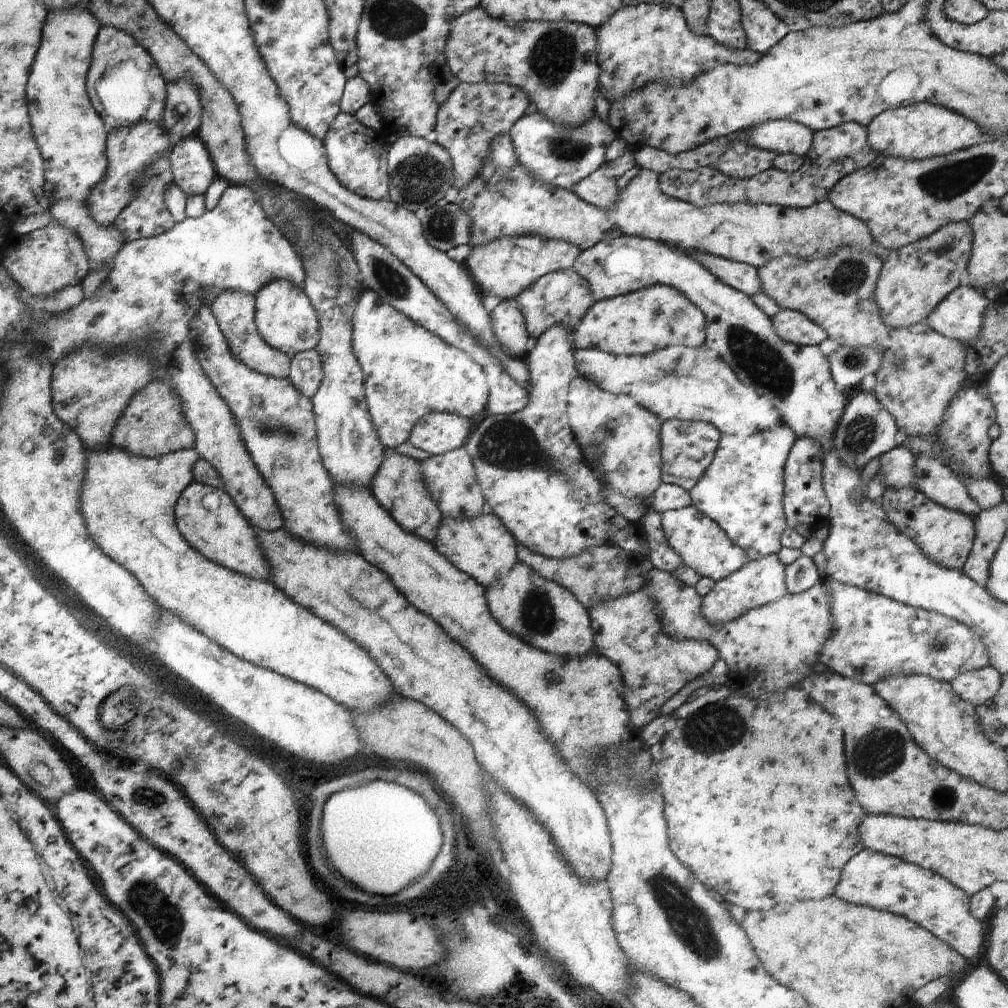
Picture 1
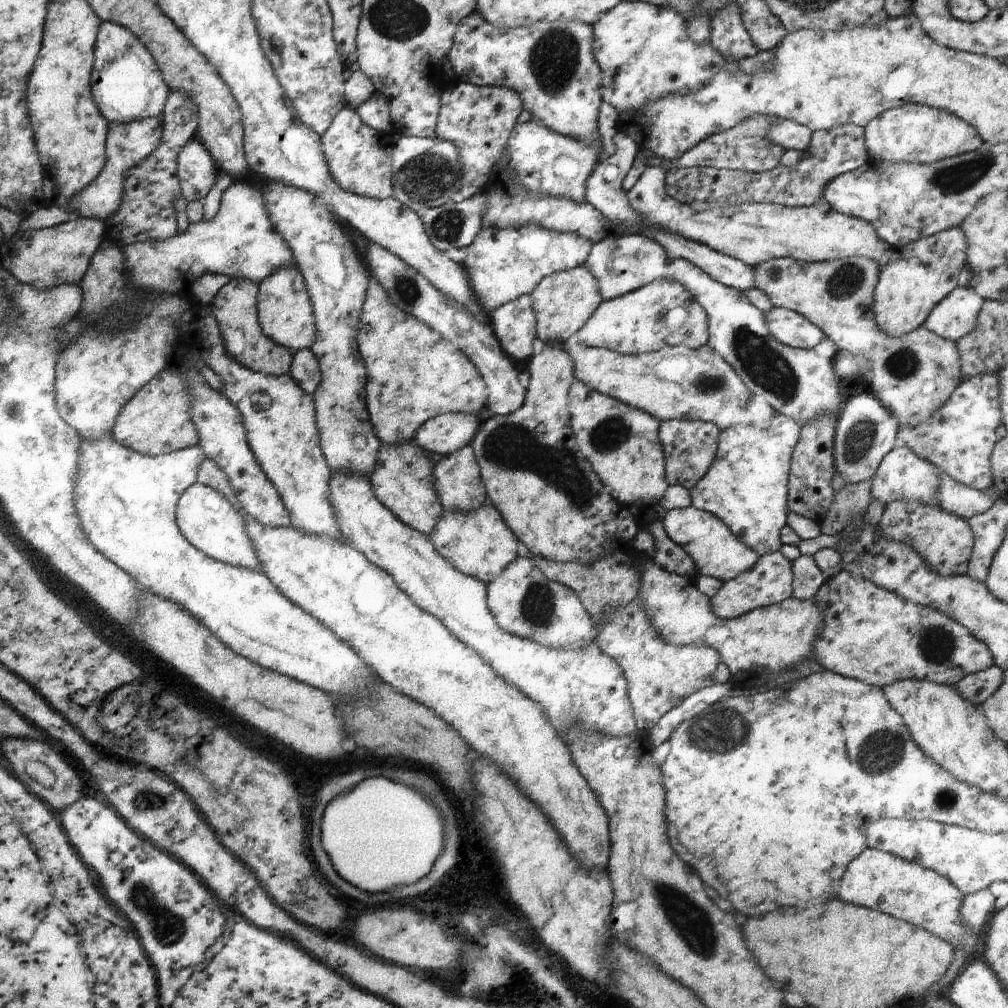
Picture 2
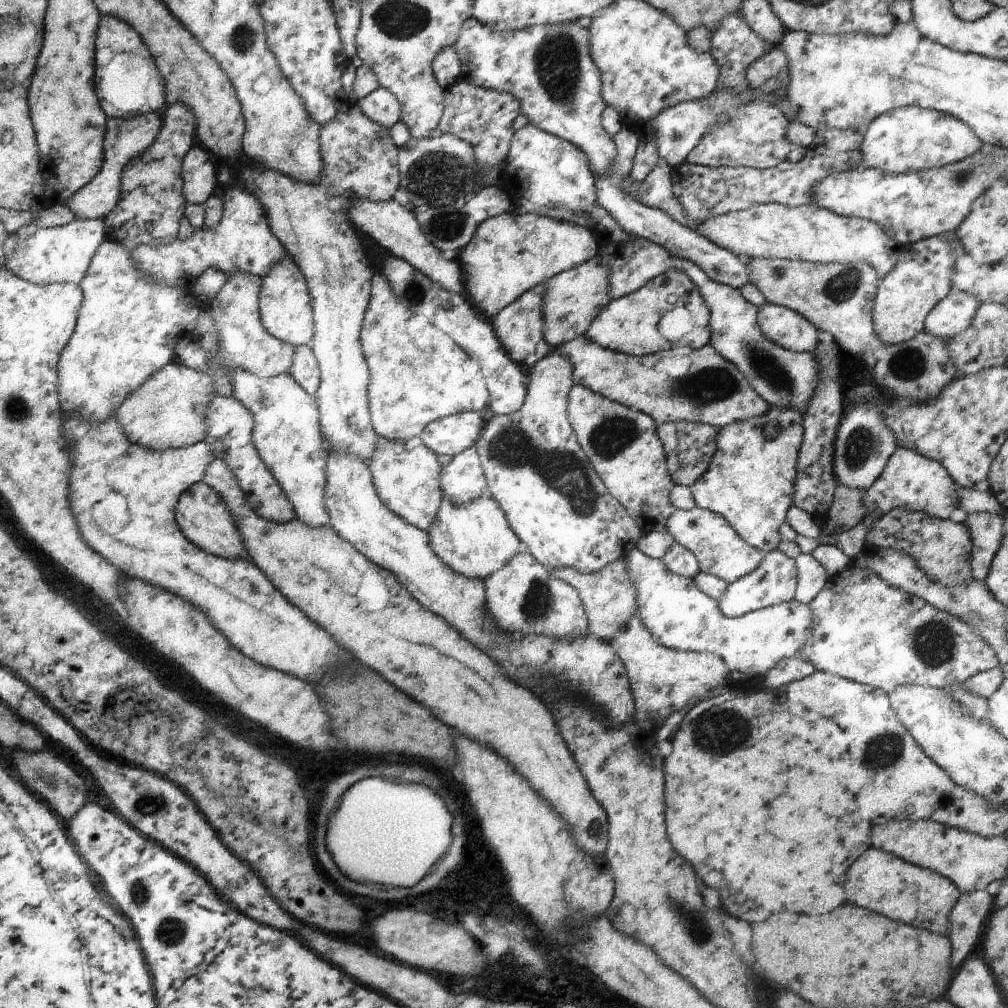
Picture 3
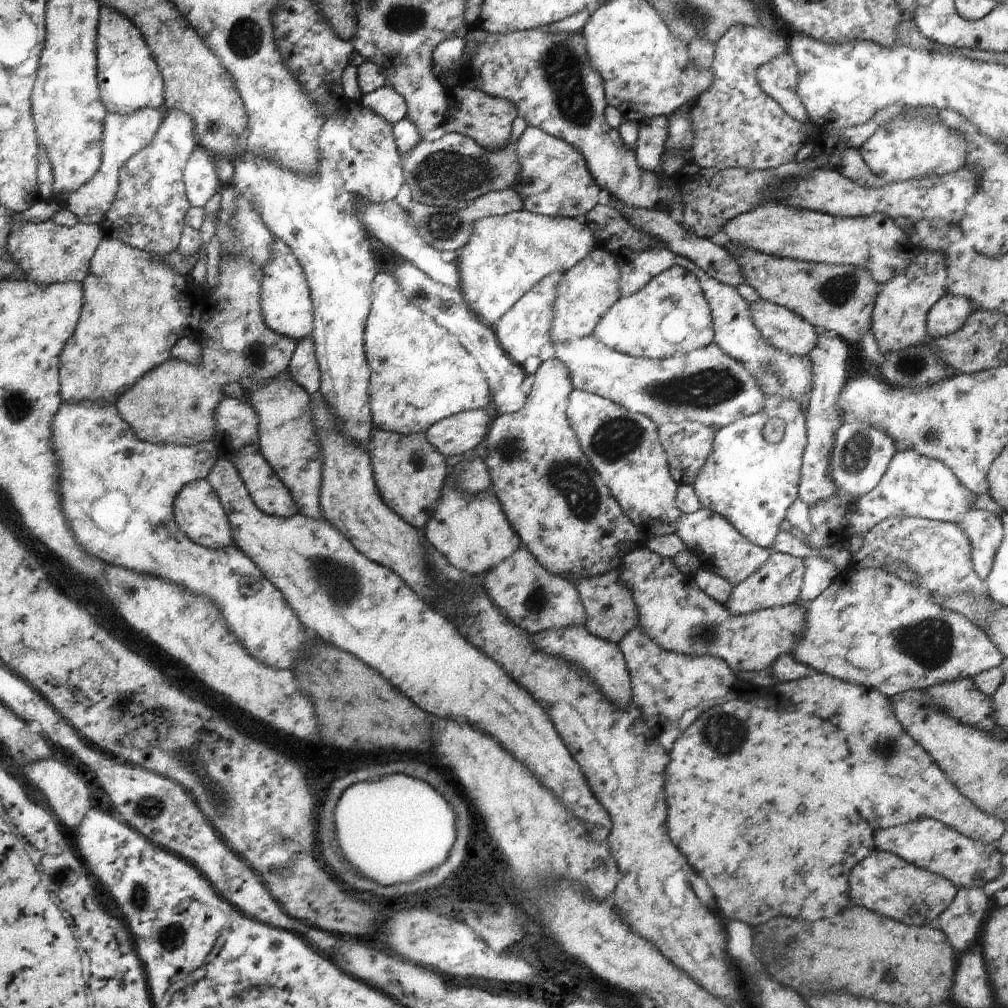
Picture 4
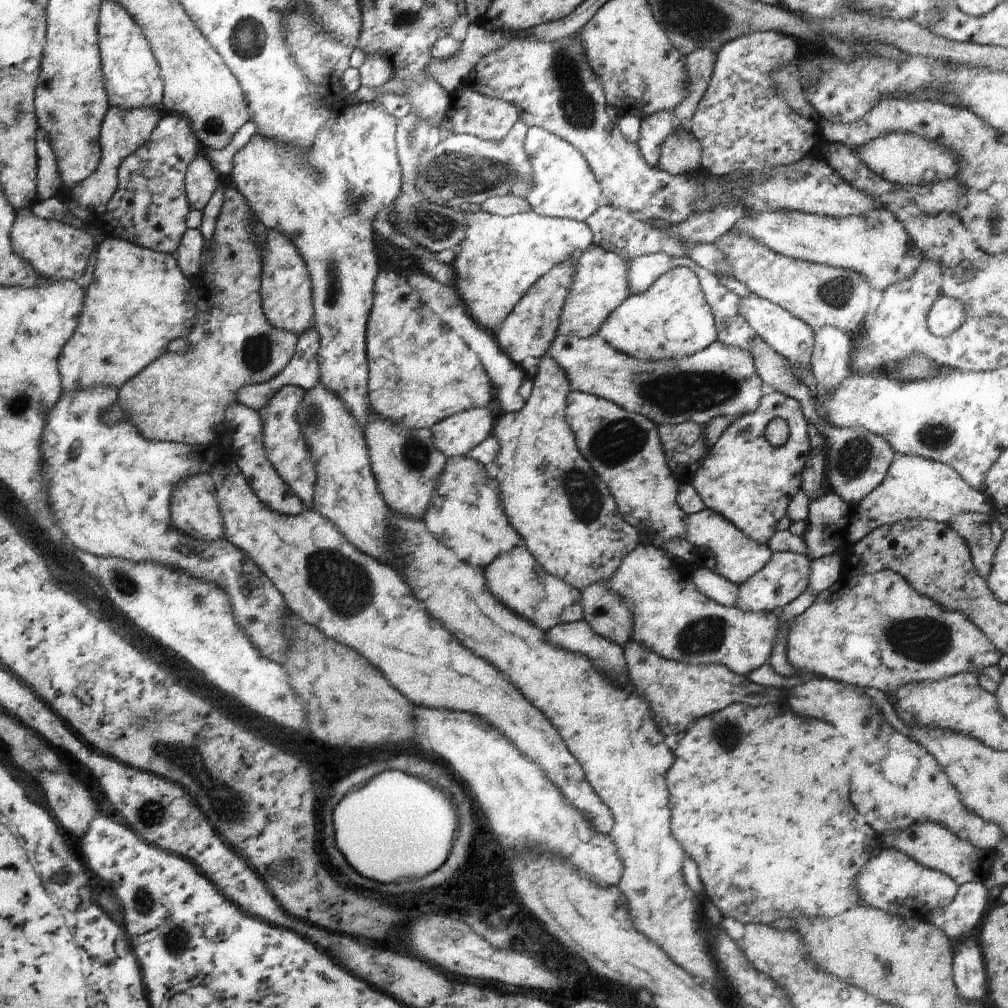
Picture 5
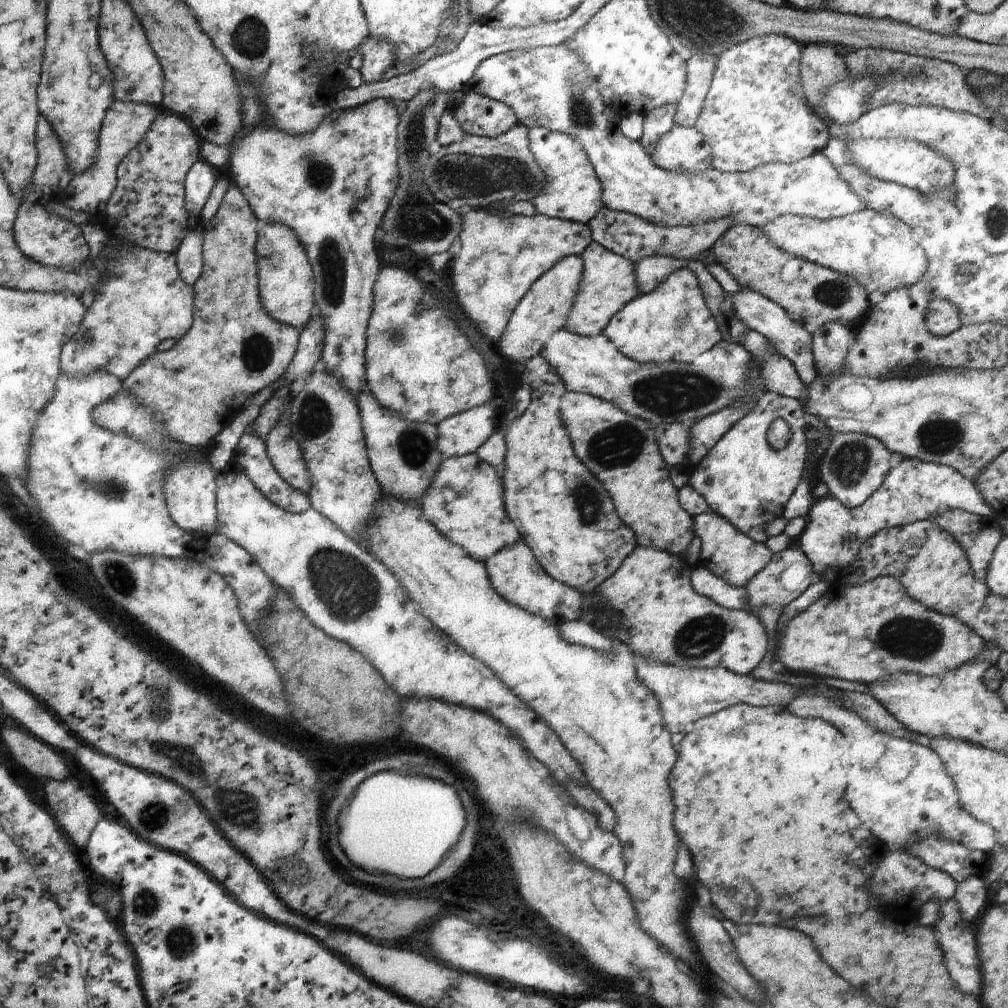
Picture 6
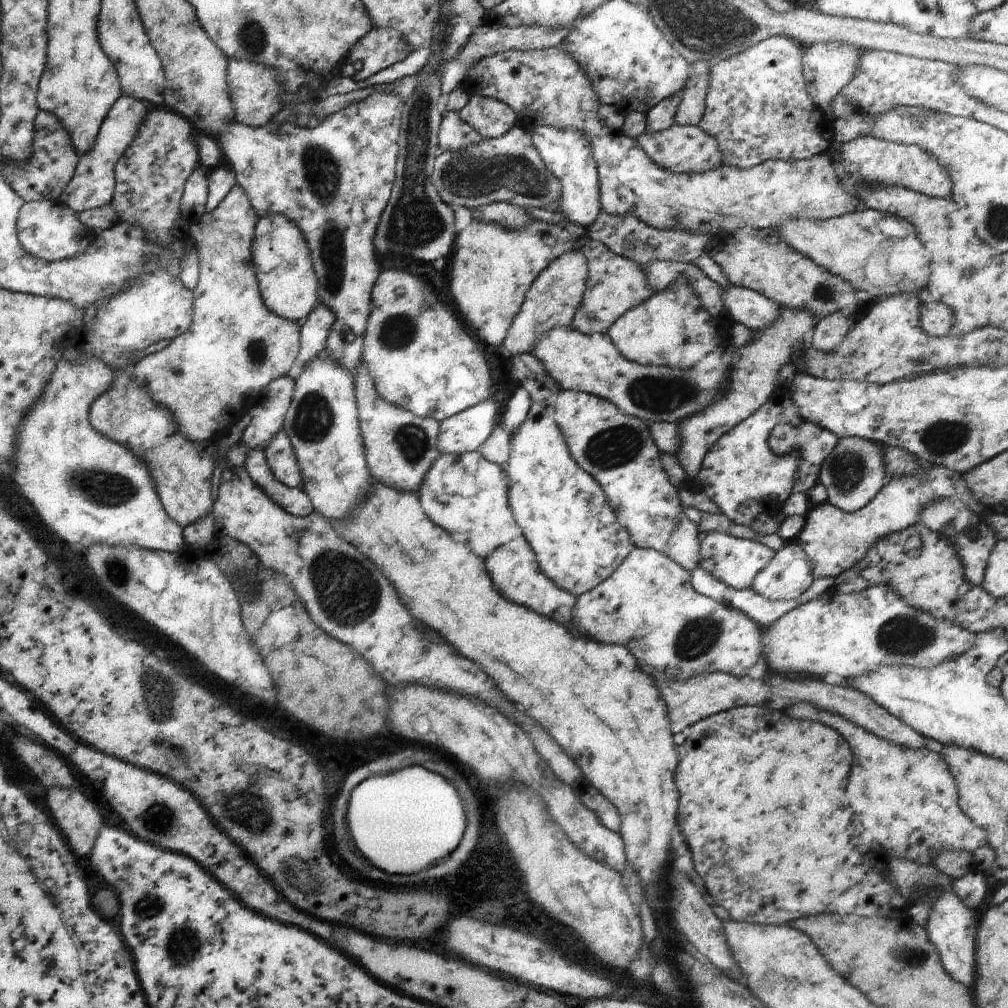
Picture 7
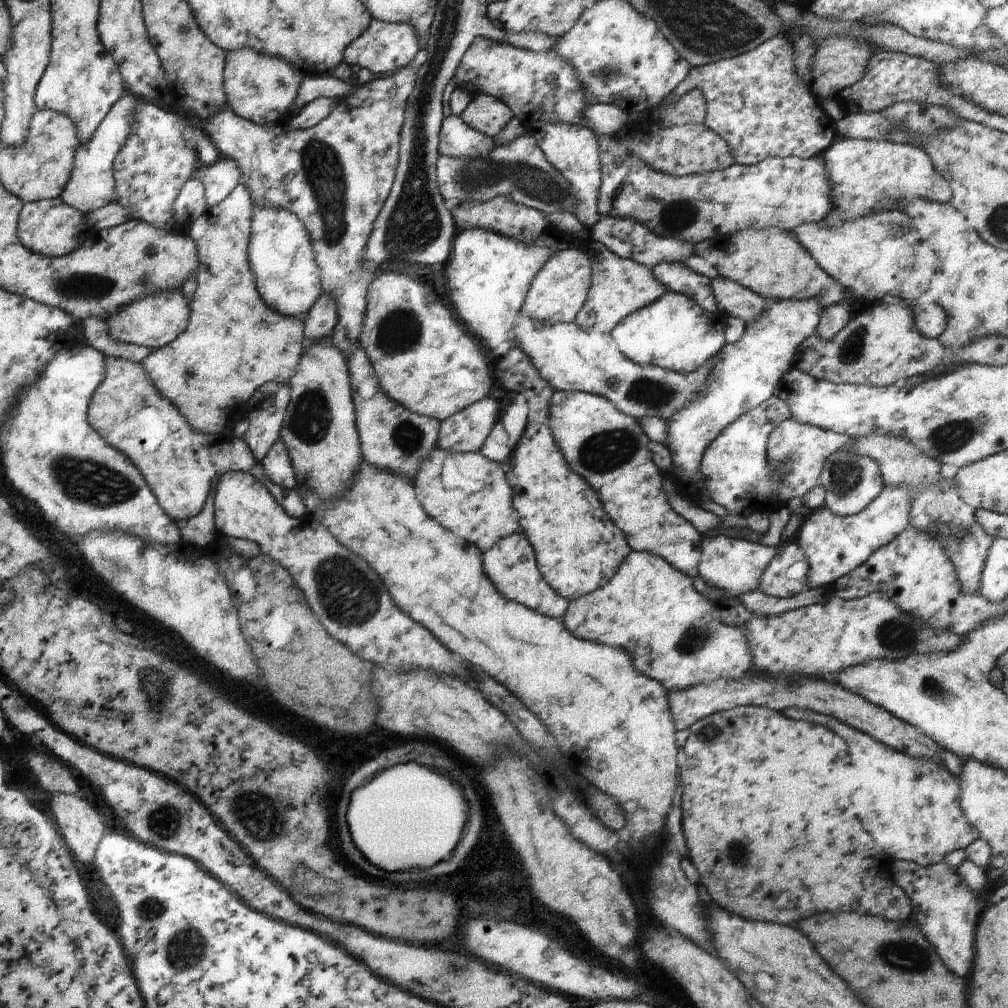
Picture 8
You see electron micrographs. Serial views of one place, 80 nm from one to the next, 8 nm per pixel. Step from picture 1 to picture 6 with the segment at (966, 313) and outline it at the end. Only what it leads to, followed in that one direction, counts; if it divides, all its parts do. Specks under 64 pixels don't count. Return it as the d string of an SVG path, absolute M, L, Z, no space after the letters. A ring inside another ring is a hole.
M931 298L924 314L926 329L935 336L944 337L961 326L956 308L946 300Z

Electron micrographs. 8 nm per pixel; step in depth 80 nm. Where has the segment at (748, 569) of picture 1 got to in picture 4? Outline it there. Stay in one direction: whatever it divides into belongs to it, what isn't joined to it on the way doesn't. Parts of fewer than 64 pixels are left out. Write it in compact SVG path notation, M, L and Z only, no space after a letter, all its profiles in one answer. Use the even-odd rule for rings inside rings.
M771 552L767 560L745 580L739 582L729 593L723 605L731 614L749 614L759 609L782 607L799 602L798 594L802 583L803 563L801 557L793 557L787 553Z

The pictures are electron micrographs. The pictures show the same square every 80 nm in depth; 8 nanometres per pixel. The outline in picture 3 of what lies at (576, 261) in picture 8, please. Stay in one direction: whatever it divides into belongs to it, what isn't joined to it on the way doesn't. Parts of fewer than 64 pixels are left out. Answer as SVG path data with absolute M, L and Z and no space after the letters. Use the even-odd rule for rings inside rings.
M538 284L524 292L517 300L502 308L491 320L490 326L503 345L505 352L514 362L523 362L535 352L537 342L543 339L542 298L544 284Z

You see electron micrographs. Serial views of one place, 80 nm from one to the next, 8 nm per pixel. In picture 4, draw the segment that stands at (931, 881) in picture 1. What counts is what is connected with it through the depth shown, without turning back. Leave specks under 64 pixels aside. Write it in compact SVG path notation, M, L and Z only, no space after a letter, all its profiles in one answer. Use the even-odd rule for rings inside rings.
M885 851L869 852L853 867L849 876L849 896L855 906L863 906L906 925L934 927L937 915L949 906L956 892L954 885L942 876Z

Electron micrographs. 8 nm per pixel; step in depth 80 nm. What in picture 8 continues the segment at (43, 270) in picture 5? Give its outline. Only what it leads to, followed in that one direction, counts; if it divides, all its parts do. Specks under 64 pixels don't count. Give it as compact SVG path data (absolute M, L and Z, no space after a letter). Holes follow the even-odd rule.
M59 197L23 203L16 220L16 233L20 243L28 251L46 256L60 257L83 244L92 231L82 213L61 202Z

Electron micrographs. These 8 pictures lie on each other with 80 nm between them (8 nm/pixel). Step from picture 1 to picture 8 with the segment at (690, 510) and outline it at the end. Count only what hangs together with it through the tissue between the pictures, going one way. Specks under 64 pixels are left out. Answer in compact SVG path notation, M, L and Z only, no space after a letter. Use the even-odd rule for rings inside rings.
M717 534L717 536L702 537L701 554L696 576L700 577L705 584L720 590L731 597L738 597L758 590L759 577L763 574L765 567L775 556L777 547L761 545L758 542L737 539Z

